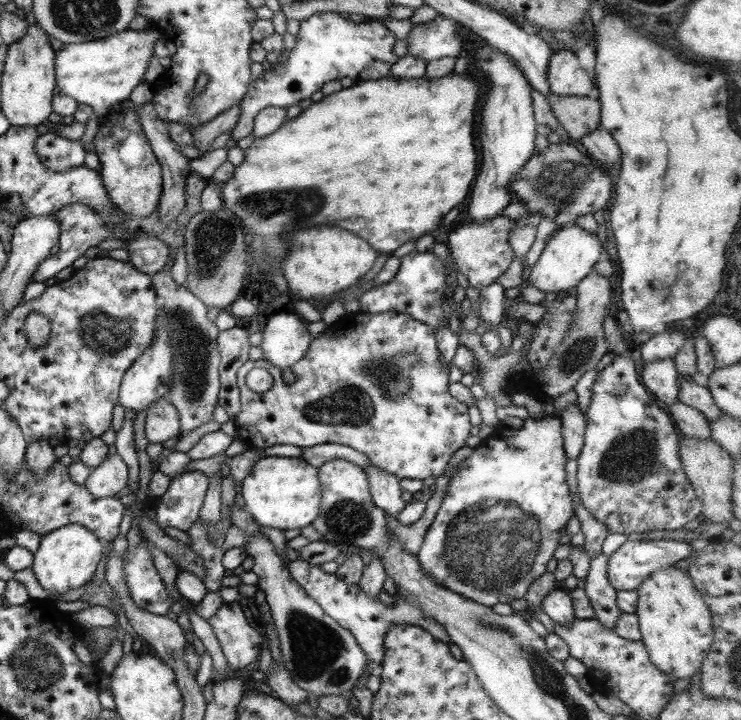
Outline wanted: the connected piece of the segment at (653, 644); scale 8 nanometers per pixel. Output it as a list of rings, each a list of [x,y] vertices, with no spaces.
[[[667,567],[659,569],[645,580],[641,581],[637,587],[637,603],[635,615],[638,618],[640,638],[647,649],[649,661],[659,669],[659,671],[675,679],[691,678],[695,672],[699,671],[701,663],[709,650],[713,640],[713,629],[711,626],[711,615],[701,599],[701,593],[693,587],[691,579],[687,577],[687,571]]]

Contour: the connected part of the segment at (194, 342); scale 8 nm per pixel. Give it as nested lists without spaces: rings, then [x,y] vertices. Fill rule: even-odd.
[[[166,267],[150,276],[153,290],[158,300],[158,308],[166,316],[169,347],[172,356],[172,382],[167,388],[166,399],[179,413],[179,426],[182,433],[189,433],[194,428],[211,420],[219,392],[218,365],[219,351],[216,350],[218,330],[207,319],[207,308],[199,298],[185,292],[177,284]]]

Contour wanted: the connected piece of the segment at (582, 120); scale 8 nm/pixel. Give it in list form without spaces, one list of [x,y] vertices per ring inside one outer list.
[[[550,93],[544,98],[573,143],[600,126],[600,104],[594,95],[555,96]]]

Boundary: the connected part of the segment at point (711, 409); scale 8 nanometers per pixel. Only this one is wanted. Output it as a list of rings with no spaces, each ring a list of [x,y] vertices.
[[[679,376],[678,386],[680,390],[677,392],[677,400],[681,404],[698,410],[708,422],[721,416],[721,411],[715,406],[715,402],[707,388],[698,386],[693,380],[683,379],[681,376]]]

